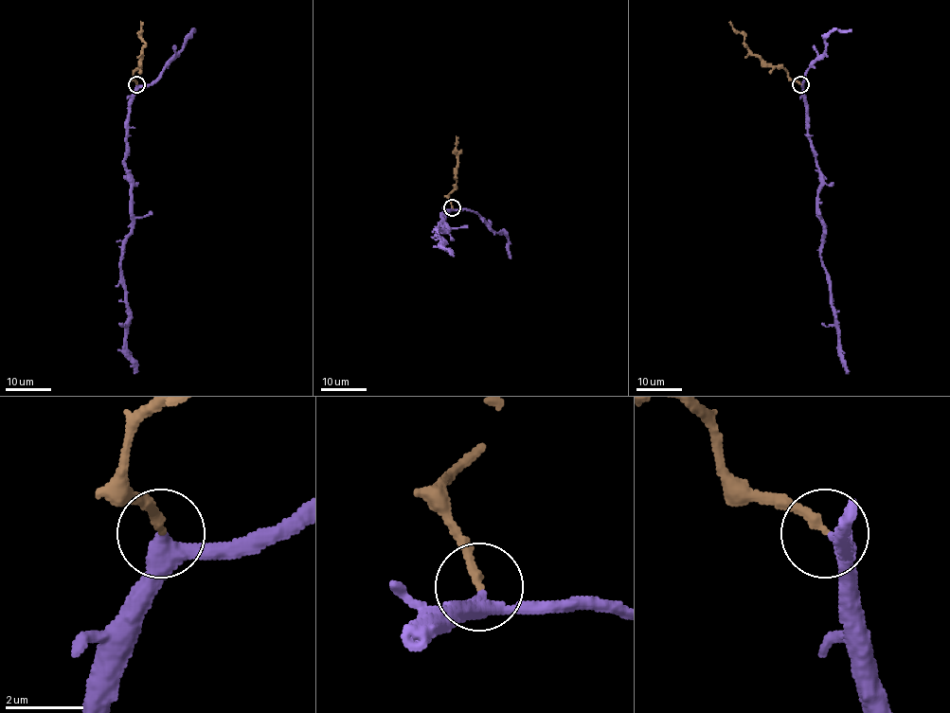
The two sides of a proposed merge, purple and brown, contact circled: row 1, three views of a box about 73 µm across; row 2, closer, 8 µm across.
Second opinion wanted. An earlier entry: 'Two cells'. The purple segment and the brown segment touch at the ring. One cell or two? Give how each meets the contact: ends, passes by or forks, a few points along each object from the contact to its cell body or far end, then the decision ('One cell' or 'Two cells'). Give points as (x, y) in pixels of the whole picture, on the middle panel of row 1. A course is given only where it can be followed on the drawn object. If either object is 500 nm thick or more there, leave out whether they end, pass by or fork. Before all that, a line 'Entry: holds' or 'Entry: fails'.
Entry: fails
At the ring purple passes by. At the ring brown ends. Course of purple: (453, 208), (439, 222), (447, 225), (447, 230), (437, 228), (443, 240), (441, 246), (450, 255). Course of brown: (453, 206), (448, 195), (456, 183), (457, 156), (460, 151), (456, 151), (456, 137). One cell

